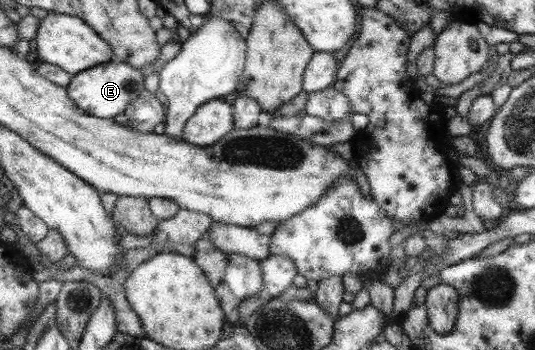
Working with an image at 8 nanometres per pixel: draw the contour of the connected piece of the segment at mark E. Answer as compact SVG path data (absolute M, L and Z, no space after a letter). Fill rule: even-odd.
M121 60L104 62L89 70L74 75L68 86L68 93L87 114L99 118L112 119L124 114L127 107L137 100L145 90L145 76L138 68Z

